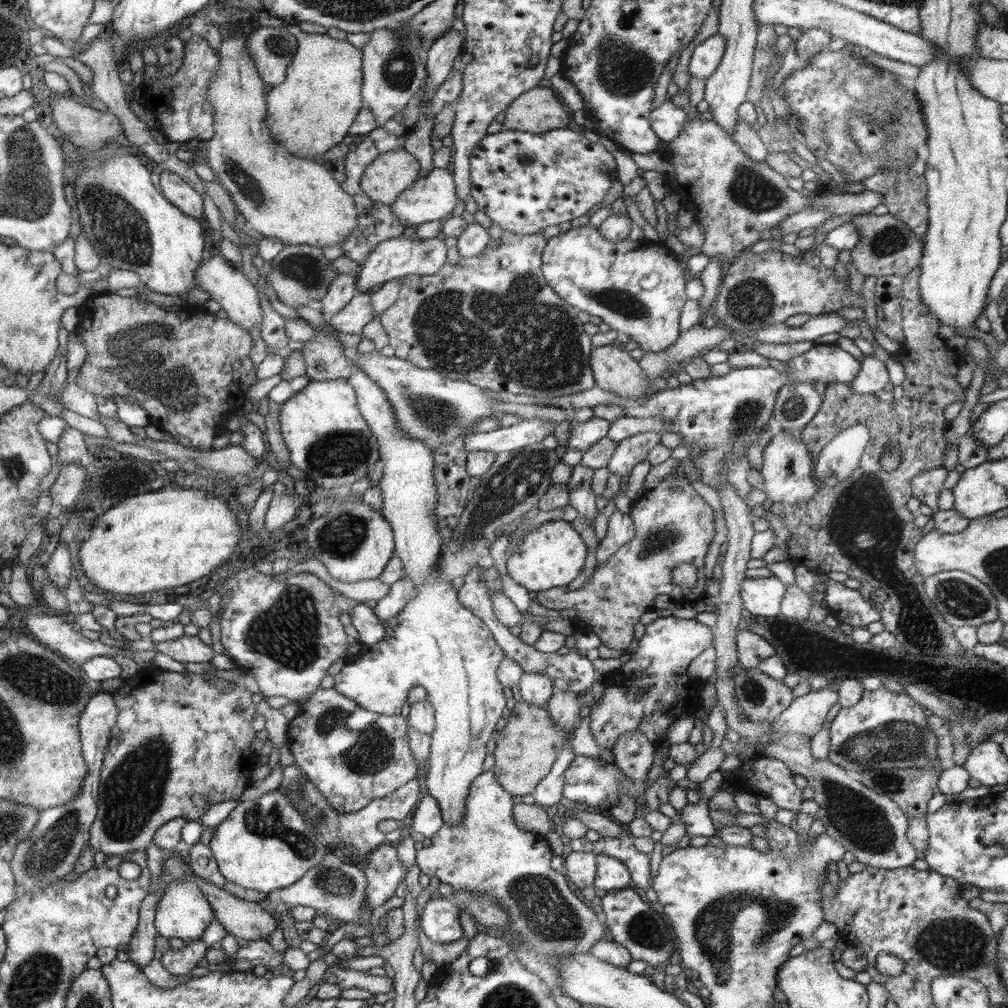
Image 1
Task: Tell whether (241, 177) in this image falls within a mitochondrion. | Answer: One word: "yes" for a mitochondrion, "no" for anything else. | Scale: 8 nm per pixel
yes

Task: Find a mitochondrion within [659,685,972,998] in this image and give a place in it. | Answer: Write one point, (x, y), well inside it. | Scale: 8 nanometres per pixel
(712, 928)

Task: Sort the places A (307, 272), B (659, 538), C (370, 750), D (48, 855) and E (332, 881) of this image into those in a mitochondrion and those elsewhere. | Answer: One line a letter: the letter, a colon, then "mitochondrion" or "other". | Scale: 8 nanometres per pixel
A: mitochondrion
B: mitochondrion
C: mitochondrion
D: mitochondrion
E: mitochondrion

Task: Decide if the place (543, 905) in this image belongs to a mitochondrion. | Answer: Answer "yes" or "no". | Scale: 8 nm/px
yes

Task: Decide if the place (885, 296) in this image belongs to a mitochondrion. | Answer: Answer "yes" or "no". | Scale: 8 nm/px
no

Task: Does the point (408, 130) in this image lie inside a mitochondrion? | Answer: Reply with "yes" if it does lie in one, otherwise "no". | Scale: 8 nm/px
no

